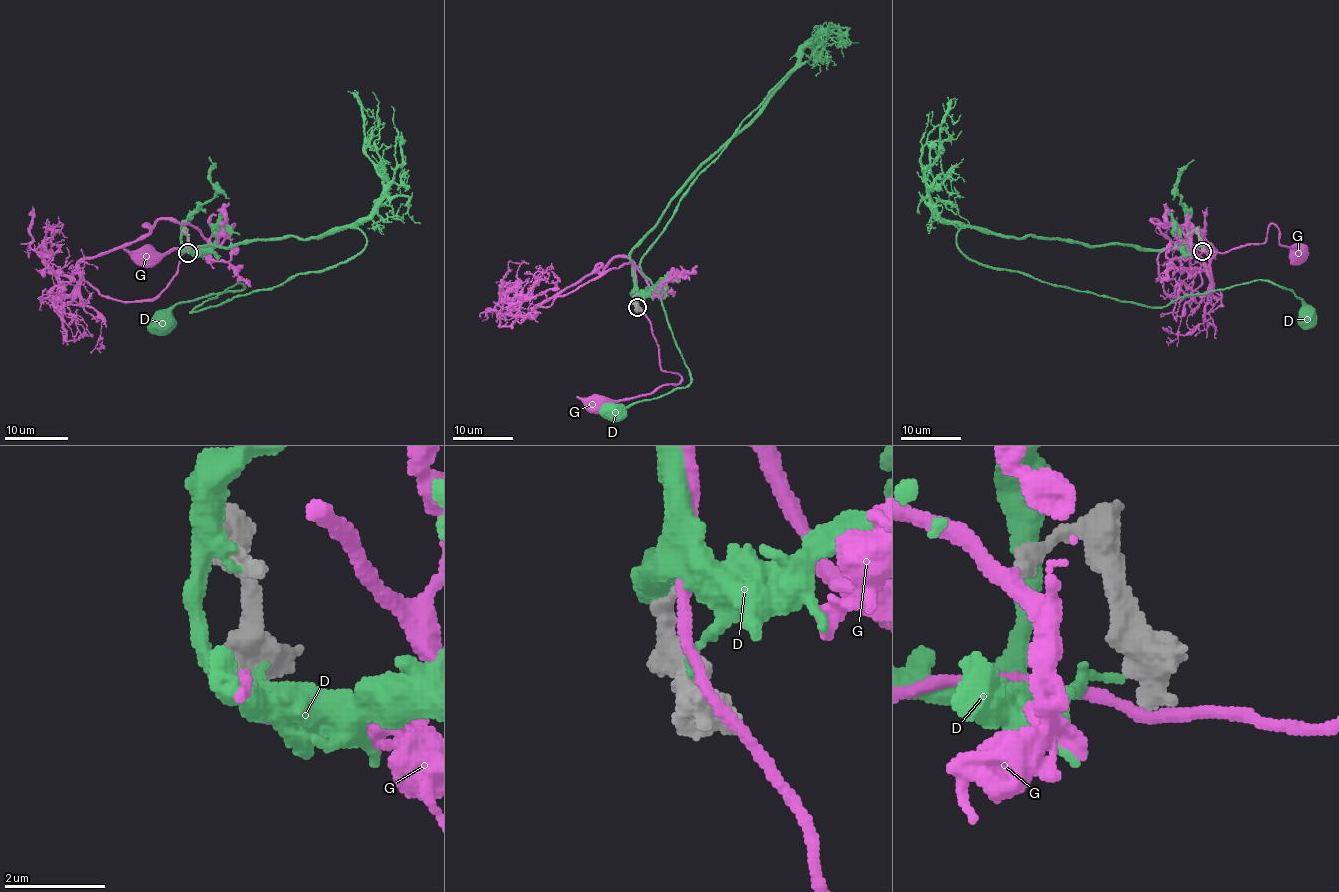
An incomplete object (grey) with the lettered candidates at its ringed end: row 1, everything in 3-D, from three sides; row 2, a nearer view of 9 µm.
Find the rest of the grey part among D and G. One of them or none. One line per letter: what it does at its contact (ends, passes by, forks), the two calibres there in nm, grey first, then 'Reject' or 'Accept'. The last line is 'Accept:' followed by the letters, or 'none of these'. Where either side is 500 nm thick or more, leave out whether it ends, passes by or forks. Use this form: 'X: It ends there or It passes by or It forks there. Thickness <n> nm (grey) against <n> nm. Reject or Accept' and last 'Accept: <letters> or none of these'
D: It ends there. Thickness 420 nm (grey) against 140 nm. Reject
G: It passes by. Thickness 480 nm (grey) against 200 nm. Reject
Accept: none of these

